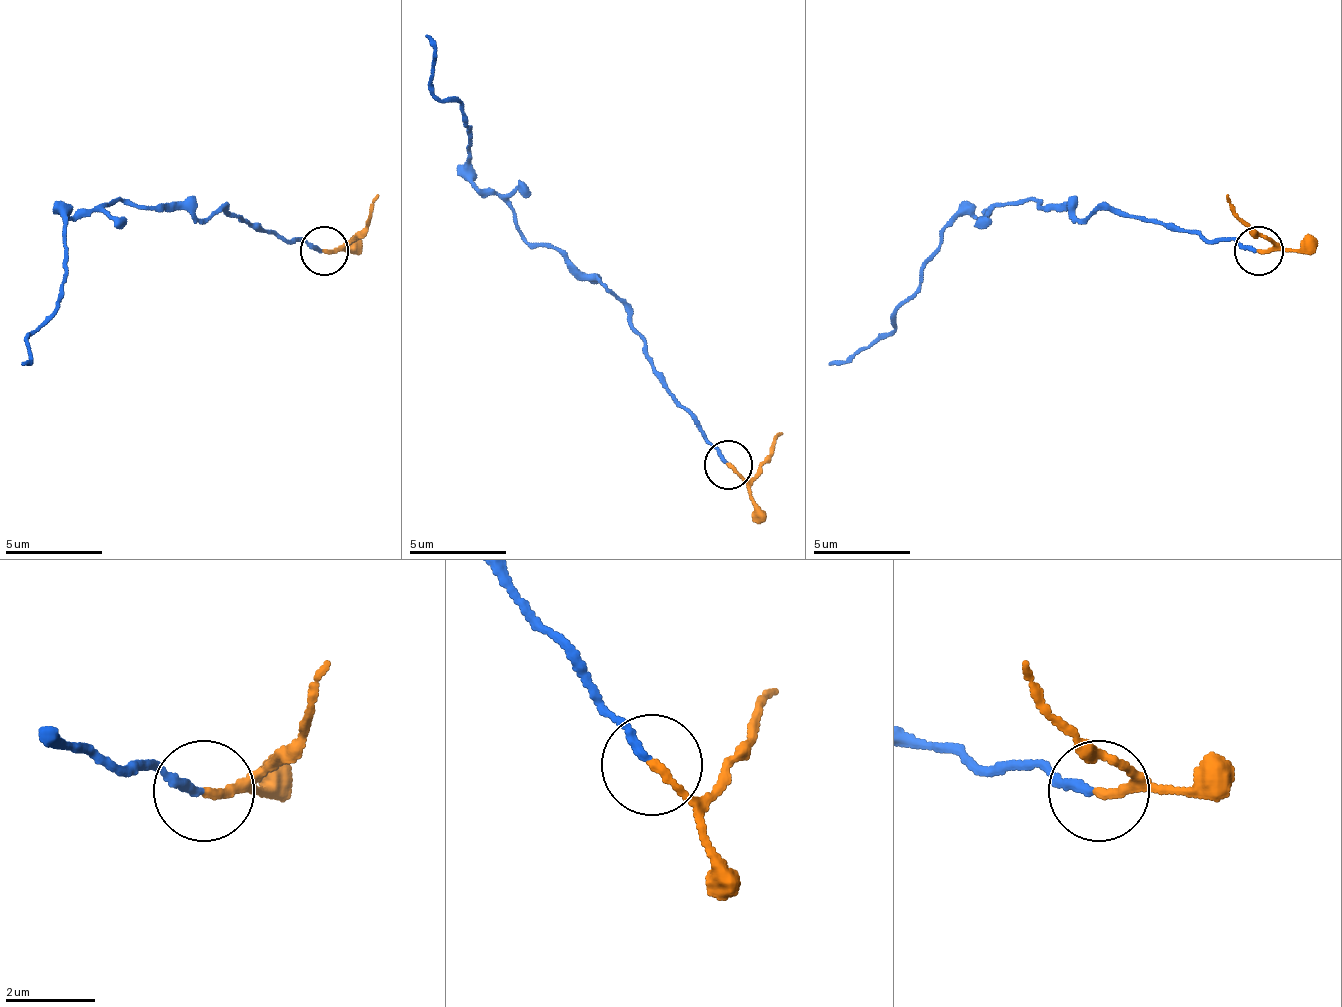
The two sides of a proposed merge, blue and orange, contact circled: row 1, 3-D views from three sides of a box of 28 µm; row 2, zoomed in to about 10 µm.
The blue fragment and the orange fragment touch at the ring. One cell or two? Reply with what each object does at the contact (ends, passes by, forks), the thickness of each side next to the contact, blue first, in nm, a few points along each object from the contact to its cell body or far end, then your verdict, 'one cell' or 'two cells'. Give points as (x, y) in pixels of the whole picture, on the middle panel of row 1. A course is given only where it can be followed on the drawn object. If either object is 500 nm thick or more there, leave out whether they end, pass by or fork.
blue ends | orange ends | 180/190 nm | blue via (727, 461), (654, 369), (629, 310), (483, 193), (468, 115), (434, 90), (424, 37) | orange via (727, 466), (746, 481), (771, 451), (780, 432) | two cells

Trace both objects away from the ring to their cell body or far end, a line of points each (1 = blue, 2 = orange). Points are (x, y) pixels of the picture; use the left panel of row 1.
1: (323, 249), (225, 210), (196, 220), (123, 200), (79, 210), (64, 230), (64, 298), (30, 337), (20, 366)
2: (323, 249), (342, 249), (367, 225), (376, 195)

